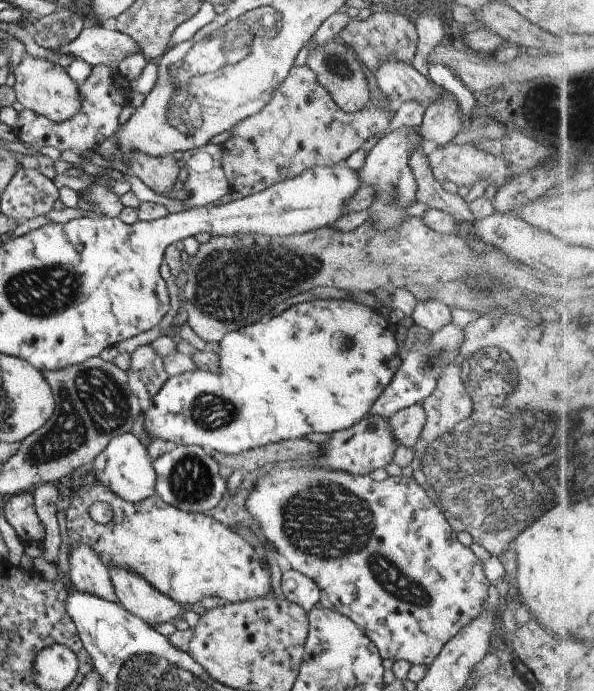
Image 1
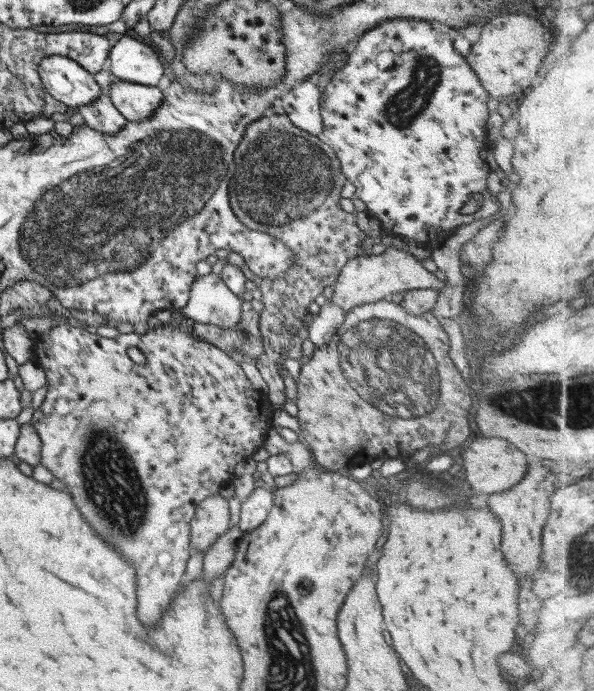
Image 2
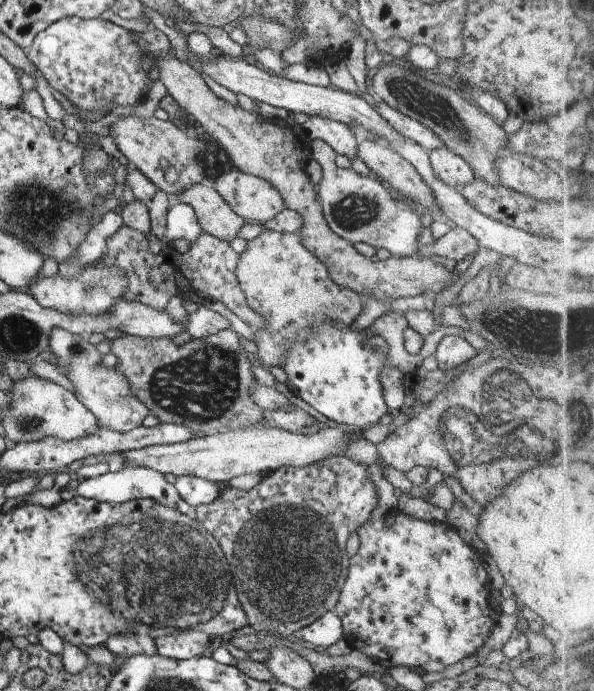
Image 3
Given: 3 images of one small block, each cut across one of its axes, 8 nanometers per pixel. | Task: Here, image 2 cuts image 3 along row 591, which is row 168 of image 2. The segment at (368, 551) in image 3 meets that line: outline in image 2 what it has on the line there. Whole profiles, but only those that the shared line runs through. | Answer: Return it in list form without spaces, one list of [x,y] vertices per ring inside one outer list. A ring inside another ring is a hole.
[[[420,18],[389,19],[368,30],[367,33],[360,34],[358,40],[352,45],[347,64],[341,70],[337,70],[330,78],[330,82],[326,84],[319,99],[320,116],[324,122],[322,135],[337,155],[344,177],[356,187],[354,196],[360,198],[366,204],[366,210],[378,218],[384,232],[426,242],[430,240],[430,234],[440,236],[444,232],[446,236],[446,232],[450,232],[452,228],[458,228],[462,224],[472,223],[481,218],[489,218],[500,210],[499,200],[496,195],[488,191],[486,184],[488,174],[492,172],[484,160],[484,150],[489,146],[486,137],[486,124],[489,117],[488,101],[488,92],[482,87],[478,75],[469,66],[466,58],[457,54],[453,49],[452,34],[444,35],[442,32],[436,32],[428,21],[420,21]],[[472,194],[482,194],[482,206],[476,210],[476,213],[462,214],[460,210]]]

